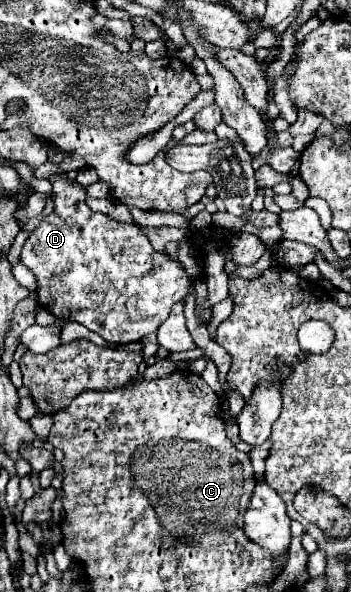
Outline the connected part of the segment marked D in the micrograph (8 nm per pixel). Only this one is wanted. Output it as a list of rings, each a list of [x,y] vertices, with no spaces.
[[[48,161],[34,175],[38,179],[46,177],[54,185],[54,211],[48,217],[44,217],[44,221],[32,231],[20,253],[20,263],[24,263],[36,277],[38,287],[32,293],[36,295],[40,307],[60,321],[68,321],[72,313],[72,321],[98,333],[108,343],[140,341],[144,335],[156,333],[158,325],[166,321],[170,305],[174,305],[174,301],[186,299],[192,285],[188,273],[176,261],[158,253],[138,223],[120,223],[110,215],[92,211],[84,203],[84,187],[72,183],[66,175],[60,175],[58,165]]]

